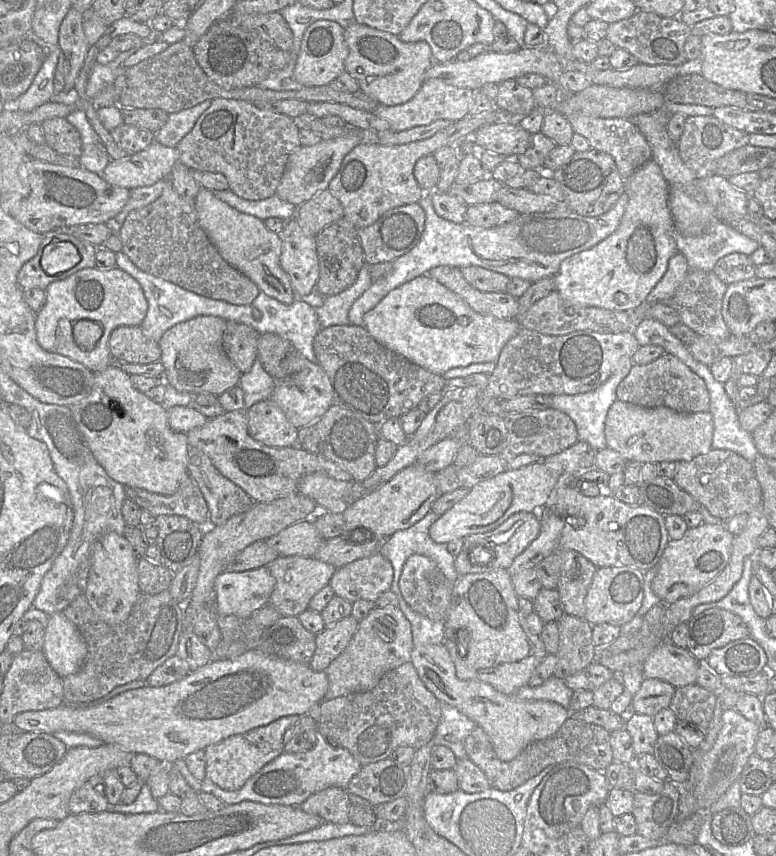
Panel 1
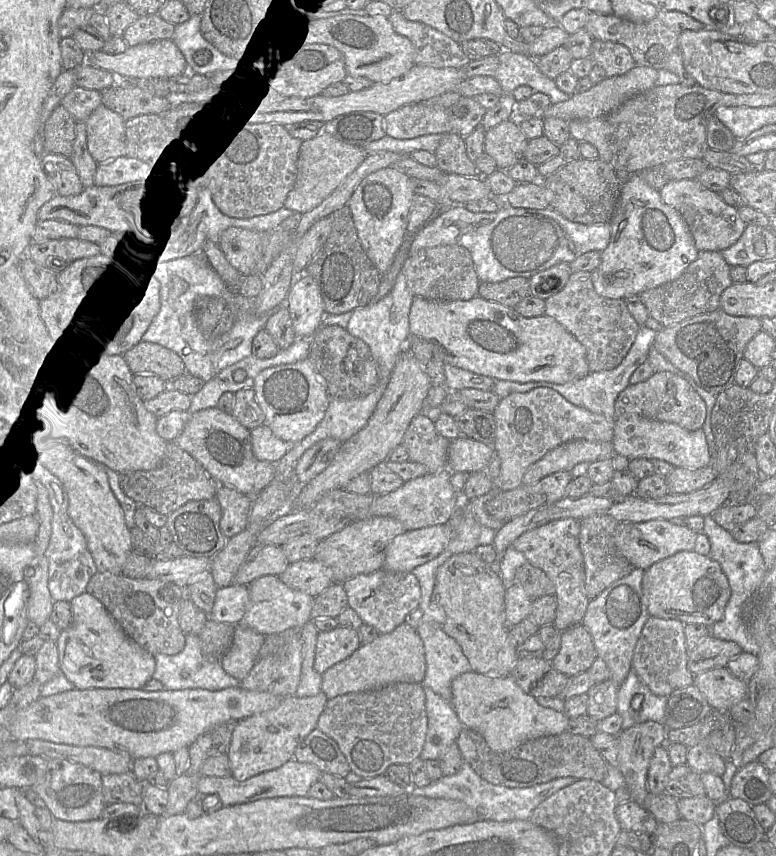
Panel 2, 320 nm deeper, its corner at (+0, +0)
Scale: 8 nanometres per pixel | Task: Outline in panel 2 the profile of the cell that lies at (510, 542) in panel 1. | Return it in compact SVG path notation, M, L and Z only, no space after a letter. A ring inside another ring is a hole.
M563 518L548 522L520 535L512 547L521 552L527 562L541 569L551 579L557 598L553 625L558 632L582 622L590 601L585 590L583 556L579 547L580 521Z

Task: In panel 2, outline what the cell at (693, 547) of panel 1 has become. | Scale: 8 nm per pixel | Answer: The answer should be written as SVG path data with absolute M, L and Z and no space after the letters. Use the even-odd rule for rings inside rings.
M694 550L678 552L644 570L642 591L650 616L706 626L720 620L731 594L728 579L719 563Z

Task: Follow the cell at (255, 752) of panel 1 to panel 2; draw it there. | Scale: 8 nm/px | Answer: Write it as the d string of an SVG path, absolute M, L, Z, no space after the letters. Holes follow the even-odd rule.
M322 691L316 696L305 698L294 694L284 697L274 709L238 721L226 752L231 776L237 781L245 781L260 773L277 769L294 759L299 743L317 727L327 701L328 698Z

